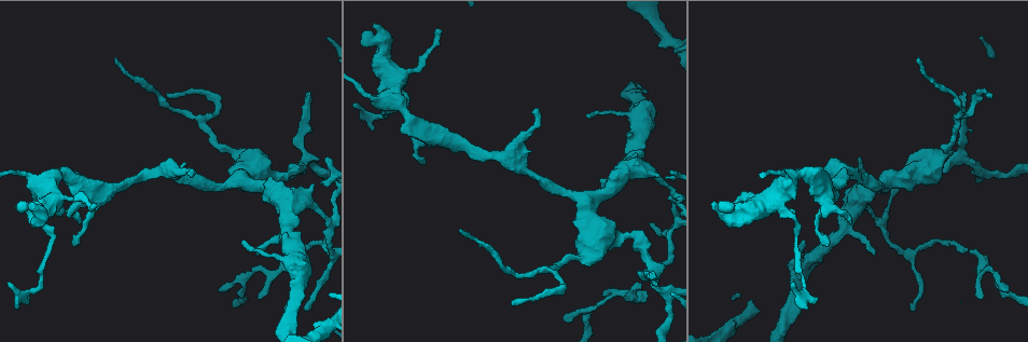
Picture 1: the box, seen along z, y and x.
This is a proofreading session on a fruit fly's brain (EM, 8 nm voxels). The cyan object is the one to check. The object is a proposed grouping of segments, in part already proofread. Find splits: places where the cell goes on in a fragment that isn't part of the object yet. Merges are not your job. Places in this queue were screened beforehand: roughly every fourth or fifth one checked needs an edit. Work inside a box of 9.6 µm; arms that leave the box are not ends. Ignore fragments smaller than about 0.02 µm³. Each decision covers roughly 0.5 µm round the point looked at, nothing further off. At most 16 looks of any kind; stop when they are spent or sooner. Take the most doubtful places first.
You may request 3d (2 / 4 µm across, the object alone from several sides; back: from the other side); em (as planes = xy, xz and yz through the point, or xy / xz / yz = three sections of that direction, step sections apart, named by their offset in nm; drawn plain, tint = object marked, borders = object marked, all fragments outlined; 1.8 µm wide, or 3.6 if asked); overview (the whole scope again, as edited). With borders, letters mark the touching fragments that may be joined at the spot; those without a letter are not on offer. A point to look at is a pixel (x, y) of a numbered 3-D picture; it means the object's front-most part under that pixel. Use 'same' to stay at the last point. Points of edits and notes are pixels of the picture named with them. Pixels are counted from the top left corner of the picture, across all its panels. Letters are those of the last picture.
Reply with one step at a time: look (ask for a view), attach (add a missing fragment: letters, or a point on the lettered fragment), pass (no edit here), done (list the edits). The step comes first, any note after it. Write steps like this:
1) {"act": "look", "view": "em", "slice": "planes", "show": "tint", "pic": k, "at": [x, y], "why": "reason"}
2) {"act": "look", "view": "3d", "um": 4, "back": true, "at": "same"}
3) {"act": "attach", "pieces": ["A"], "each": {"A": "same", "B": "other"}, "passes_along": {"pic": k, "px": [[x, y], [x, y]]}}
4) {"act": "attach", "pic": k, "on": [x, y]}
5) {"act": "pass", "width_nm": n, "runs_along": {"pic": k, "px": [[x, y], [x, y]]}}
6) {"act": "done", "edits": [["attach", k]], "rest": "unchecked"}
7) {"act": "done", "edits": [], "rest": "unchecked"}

{"act": "look", "view": "em", "slice": "planes", "show": "borders", "pic": 1, "at": [975, 251], "why": "branch stops here"}

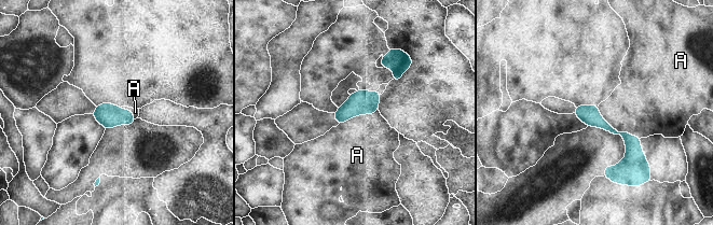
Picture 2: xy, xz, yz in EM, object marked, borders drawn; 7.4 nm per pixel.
{"act": "pass", "each": {"A": "other"}, "runs_along": {"pic": 2, "px": [[577, 109], [630, 141], [630, 158], [613, 176]]}, "found": "no lettered fragment goes on from it"}

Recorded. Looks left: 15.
{"act": "look", "view": "em", "slice": "planes", "show": "plain", "pic": 1, "at": [219, 290], "why": "thin end"}

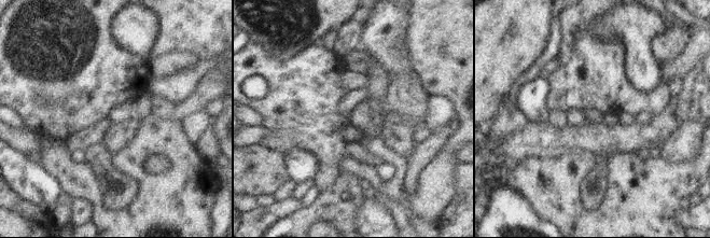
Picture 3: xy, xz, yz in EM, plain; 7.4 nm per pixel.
{"act": "look", "view": "em", "slice": "planes", "show": "borders", "at": "same", "why": "what lies round it"}

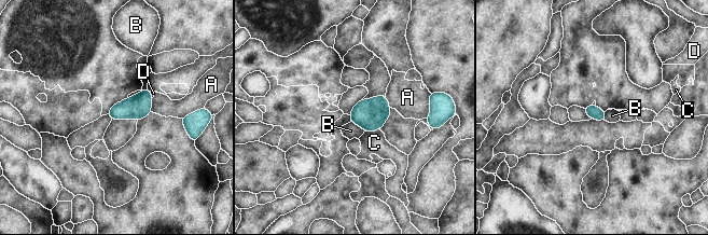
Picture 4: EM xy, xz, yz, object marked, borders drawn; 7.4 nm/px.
{"act": "pass", "each": {"A": "other", "B": "other", "C": "other", "D": "other"}, "border": {"pic": 4, "px": [[351, 121], [365, 130]]}, "found": "none of them fits"}

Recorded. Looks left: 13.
{"act": "look", "view": "3d", "um": 2, "pic": 1, "at": [912, 311], "why": "branch stops here"}

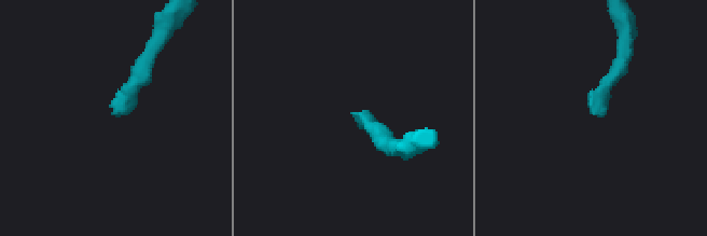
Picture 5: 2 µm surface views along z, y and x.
{"act": "look", "view": "em", "slice": "xy", "step": 16, "show": "borders", "pic": 5, "at": [599, 115]}

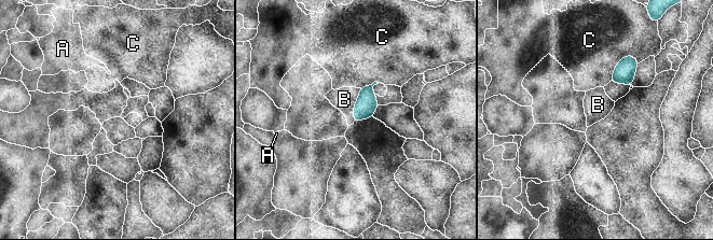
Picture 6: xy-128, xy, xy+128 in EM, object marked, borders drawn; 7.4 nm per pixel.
{"act": "pass", "width_nm": 160, "each": {"A": "other", "B": "other", "C": "other"}, "border": {"pic": 6, "px": [[360, 88], [354, 108], [353, 121]]}, "found": "no lettered fragment goes on from it"}

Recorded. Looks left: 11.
{"act": "look", "view": "3d", "um": 4, "pic": 1, "at": [57, 213], "why": "branch stops here"}

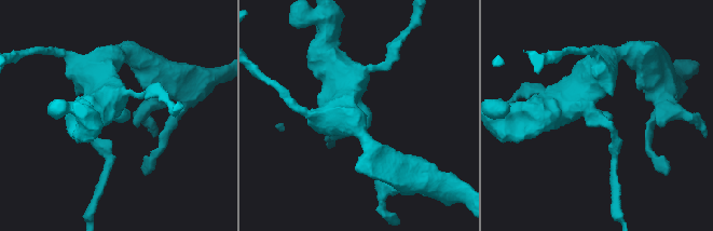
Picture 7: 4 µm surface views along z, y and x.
{"act": "look", "view": "em", "slice": "xy", "step": 8, "show": "borders", "pic": 7, "at": [120, 117], "why": "now the EM"}

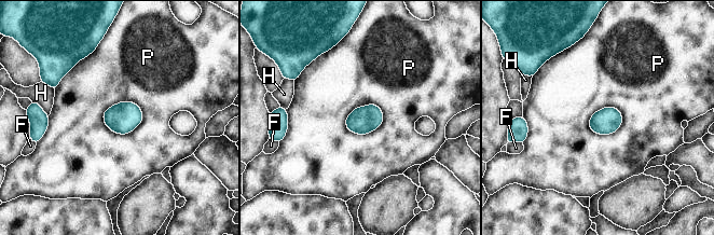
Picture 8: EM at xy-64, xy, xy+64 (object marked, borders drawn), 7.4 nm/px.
{"act": "pass", "width_nm": 190, "each": {"F": "other", "H": "other", "P": "other"}, "border": {"pic": 8, "px": [[143, 114], [121, 101], [103, 118]]}, "found": "no lettered fragment goes on from it"}

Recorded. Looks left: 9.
{"act": "look", "view": "3d", "um": 2, "pic": 1, "at": [917, 58], "why": "end of a long branch"}

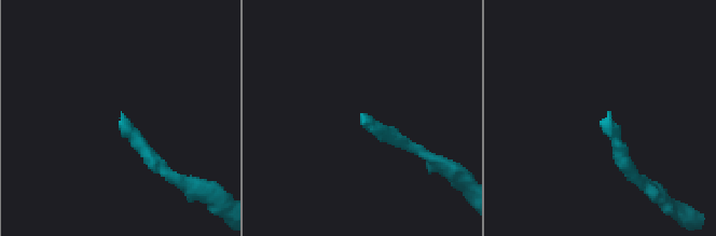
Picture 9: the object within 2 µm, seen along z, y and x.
{"act": "look", "view": "em", "um": 3.6, "slice": "planes", "show": "borders", "pic": 9, "at": [363, 123], "why": "need the tissue"}

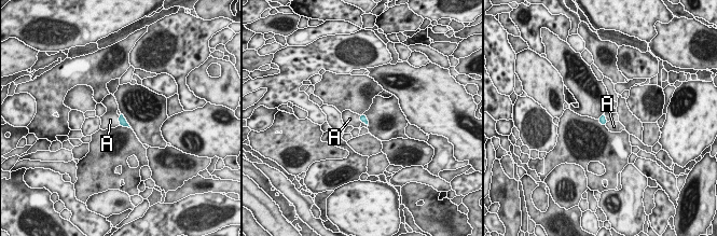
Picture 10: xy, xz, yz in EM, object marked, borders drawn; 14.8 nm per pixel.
{"act": "pass", "each": {"A": "other"}, "border": {"pic": 10, "px": [[120, 115], [119, 125]]}, "found": "no lettered fragment goes on from it"}

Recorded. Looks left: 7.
{"act": "look", "view": "em", "slice": "planes", "show": "borders", "pic": 1, "at": [585, 115], "why": "thin end"}

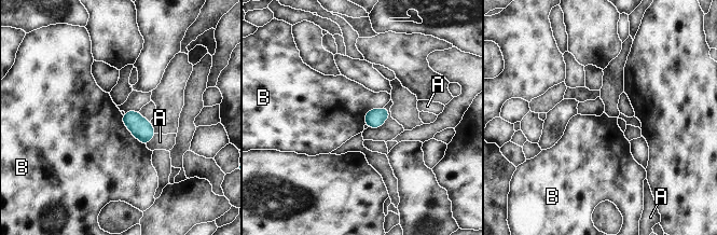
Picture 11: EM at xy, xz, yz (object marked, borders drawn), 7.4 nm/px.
{"act": "pass", "each": {"A": "other", "B": "other"}, "border": {"pic": 11, "px": [[123, 115], [123, 124], [146, 146]]}, "found": "none of them fits"}

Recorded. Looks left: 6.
{"act": "done", "edits": [], "rest": "unchecked"}

